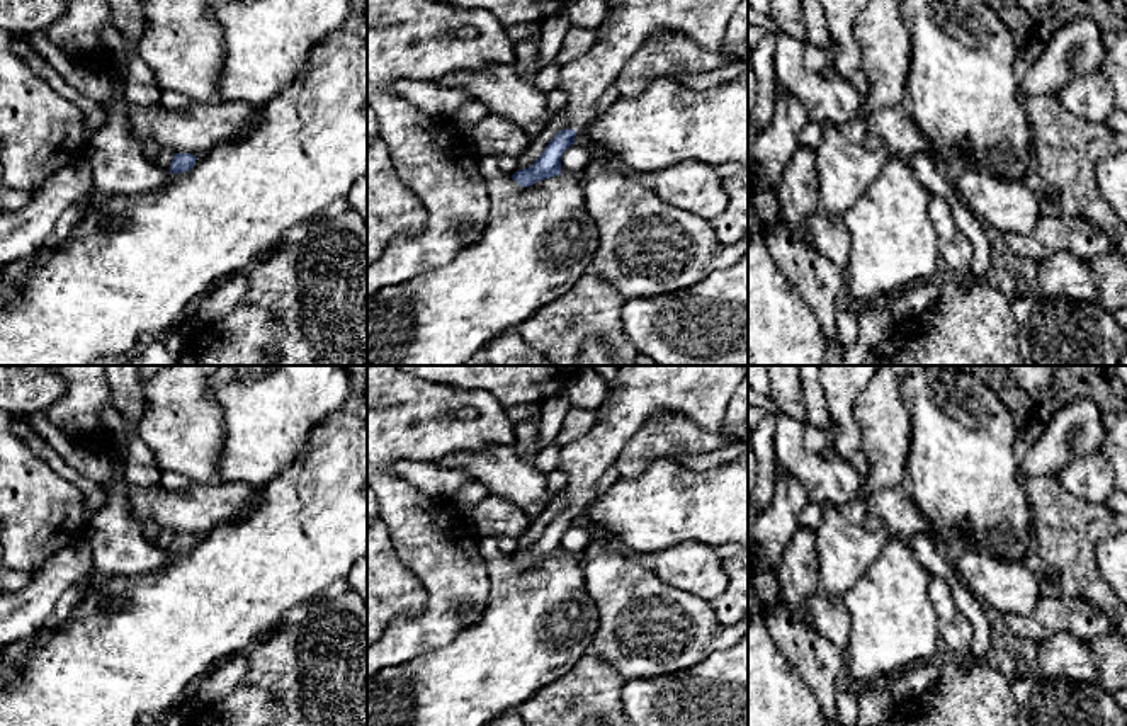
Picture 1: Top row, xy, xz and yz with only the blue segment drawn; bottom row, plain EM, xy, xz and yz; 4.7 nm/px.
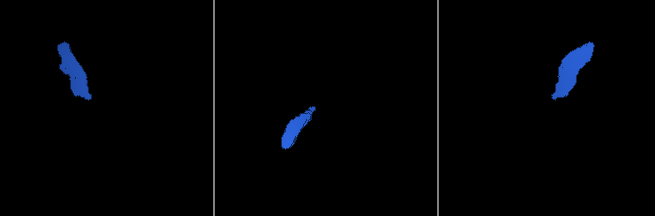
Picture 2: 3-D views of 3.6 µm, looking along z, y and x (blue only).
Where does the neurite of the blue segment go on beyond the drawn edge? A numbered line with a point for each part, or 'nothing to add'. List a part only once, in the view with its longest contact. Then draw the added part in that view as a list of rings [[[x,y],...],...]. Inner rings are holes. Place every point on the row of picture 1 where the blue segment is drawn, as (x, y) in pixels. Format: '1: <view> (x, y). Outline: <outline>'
1: xz (587, 79). Outline: [[[612,0],[610,29],[585,54],[561,66],[568,129],[581,131],[598,114],[598,99],[624,65],[658,29],[680,32],[711,51],[724,48],[724,32],[741,0]]]

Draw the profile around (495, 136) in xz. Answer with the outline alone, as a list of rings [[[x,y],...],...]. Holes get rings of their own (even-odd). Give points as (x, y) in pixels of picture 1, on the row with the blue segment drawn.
[[[491,112],[471,126],[466,139],[478,158],[517,158],[532,143],[522,126]]]

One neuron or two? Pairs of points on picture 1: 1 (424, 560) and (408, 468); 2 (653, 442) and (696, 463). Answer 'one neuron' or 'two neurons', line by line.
1: two neurons
2: two neurons

